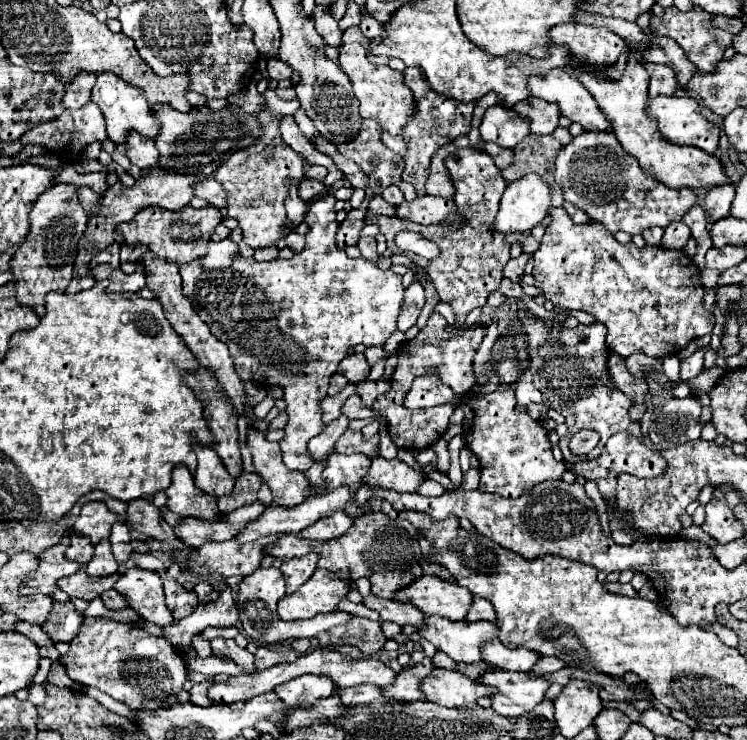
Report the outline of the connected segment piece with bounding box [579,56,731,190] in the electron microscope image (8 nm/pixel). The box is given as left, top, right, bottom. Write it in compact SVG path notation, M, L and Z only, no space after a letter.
M631 56L625 72L623 72L623 80L611 82L611 80L599 80L593 74L579 74L579 82L593 94L593 98L597 100L599 108L603 110L603 114L611 120L613 124L613 134L619 138L621 146L639 160L641 168L651 172L659 182L667 184L669 188L715 188L715 186L723 186L723 184L731 184L731 180L725 176L721 162L707 154L701 152L699 148L693 146L677 146L671 144L669 140L663 140L659 136L659 128L655 128L655 120L651 120L651 116L647 116L645 108L647 108L647 86L649 86L649 74L643 68L641 62L635 60L635 56Z

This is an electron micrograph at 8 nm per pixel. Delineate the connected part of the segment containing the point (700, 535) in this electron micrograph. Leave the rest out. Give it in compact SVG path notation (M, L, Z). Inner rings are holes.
M692 525L689 528L682 528L681 532L679 533L679 536L686 539L686 540L699 540L710 547L713 547L715 545L716 540L714 538L711 538L708 534L703 532L702 528L700 526Z

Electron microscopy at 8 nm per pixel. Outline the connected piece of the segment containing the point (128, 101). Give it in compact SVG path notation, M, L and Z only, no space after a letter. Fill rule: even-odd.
M97 74L97 84L93 88L91 100L101 108L105 122L107 122L107 136L115 144L125 144L127 142L127 132L139 132L141 136L155 138L159 132L159 124L155 124L155 118L151 116L151 106L147 104L147 96L143 92L135 90L131 84L121 80L115 74Z

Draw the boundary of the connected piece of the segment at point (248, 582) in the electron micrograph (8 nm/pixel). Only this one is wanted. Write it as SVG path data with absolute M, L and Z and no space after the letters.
M257 568L251 576L243 578L239 584L237 592L237 608L239 608L239 618L241 618L241 628L243 634L255 640L257 644L277 644L285 640L295 640L295 638L313 638L319 632L325 632L337 624L349 622L353 616L347 612L331 612L331 614L319 614L309 620L295 620L295 622L283 622L279 620L277 614L277 602L281 600L281 590L285 590L283 576L279 568Z

